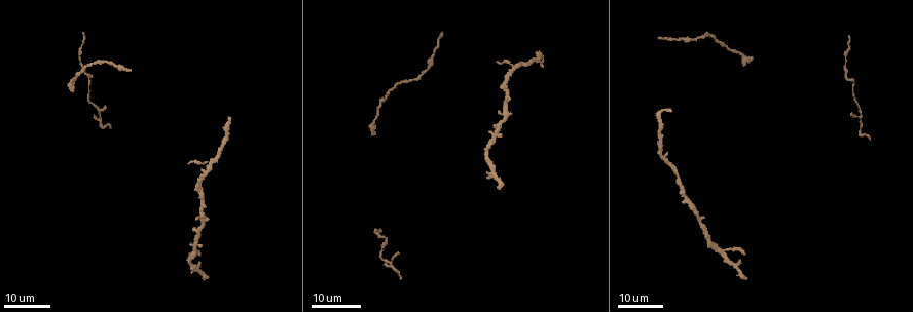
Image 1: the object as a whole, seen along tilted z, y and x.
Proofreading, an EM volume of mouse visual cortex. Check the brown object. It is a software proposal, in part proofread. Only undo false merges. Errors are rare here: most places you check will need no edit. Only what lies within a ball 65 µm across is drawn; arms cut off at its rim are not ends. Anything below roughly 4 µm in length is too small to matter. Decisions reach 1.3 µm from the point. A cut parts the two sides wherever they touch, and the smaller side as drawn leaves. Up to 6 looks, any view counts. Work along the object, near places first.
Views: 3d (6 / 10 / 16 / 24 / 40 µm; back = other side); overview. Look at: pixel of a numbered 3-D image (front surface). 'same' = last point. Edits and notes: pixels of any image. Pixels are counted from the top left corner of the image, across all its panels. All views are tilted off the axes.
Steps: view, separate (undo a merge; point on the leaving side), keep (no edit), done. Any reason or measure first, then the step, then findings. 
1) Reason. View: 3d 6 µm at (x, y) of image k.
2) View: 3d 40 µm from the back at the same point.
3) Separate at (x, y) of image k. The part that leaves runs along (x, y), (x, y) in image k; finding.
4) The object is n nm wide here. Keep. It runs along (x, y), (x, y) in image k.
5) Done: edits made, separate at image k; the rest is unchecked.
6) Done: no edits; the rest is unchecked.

Side arm on a straight run. View: 3d 16 µm at (862, 128) of image 1.

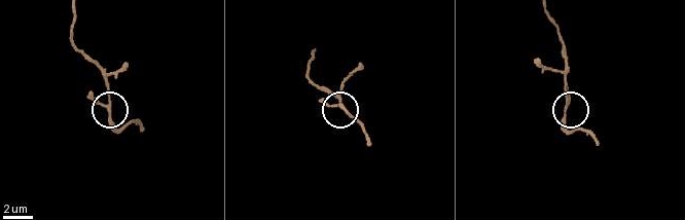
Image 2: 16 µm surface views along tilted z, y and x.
View: 3d 10 µm at (566, 107) of image 2.

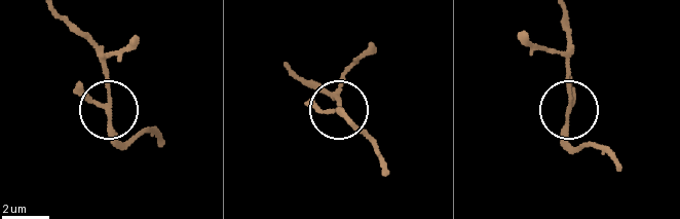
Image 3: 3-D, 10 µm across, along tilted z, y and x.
3 arms meet here. Keep. It runs along (563, 12), (569, 40), (568, 132), (582, 149) in image 3; all the same neuron.

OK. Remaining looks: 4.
Narrows sharply. View: 3d 24 µm at (846, 77) of image 1.

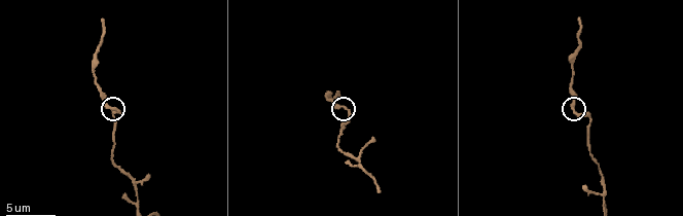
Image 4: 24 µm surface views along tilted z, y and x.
View: 3d 10 µm at (345, 108) of image 4.

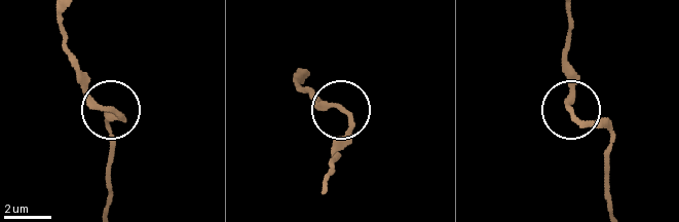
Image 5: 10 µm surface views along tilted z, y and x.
View: 3d 10 µm from the back at (567, 108) of image 5.

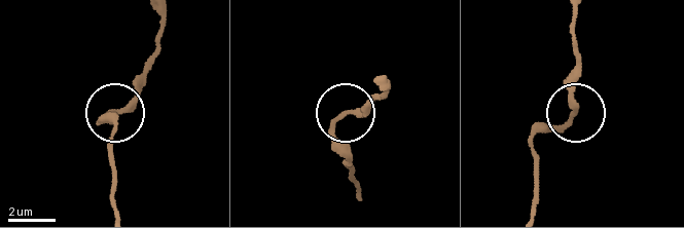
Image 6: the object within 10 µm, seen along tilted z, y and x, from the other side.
Keep. One neuron here.

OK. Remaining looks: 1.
Done: no edits; the rest is unchecked.

